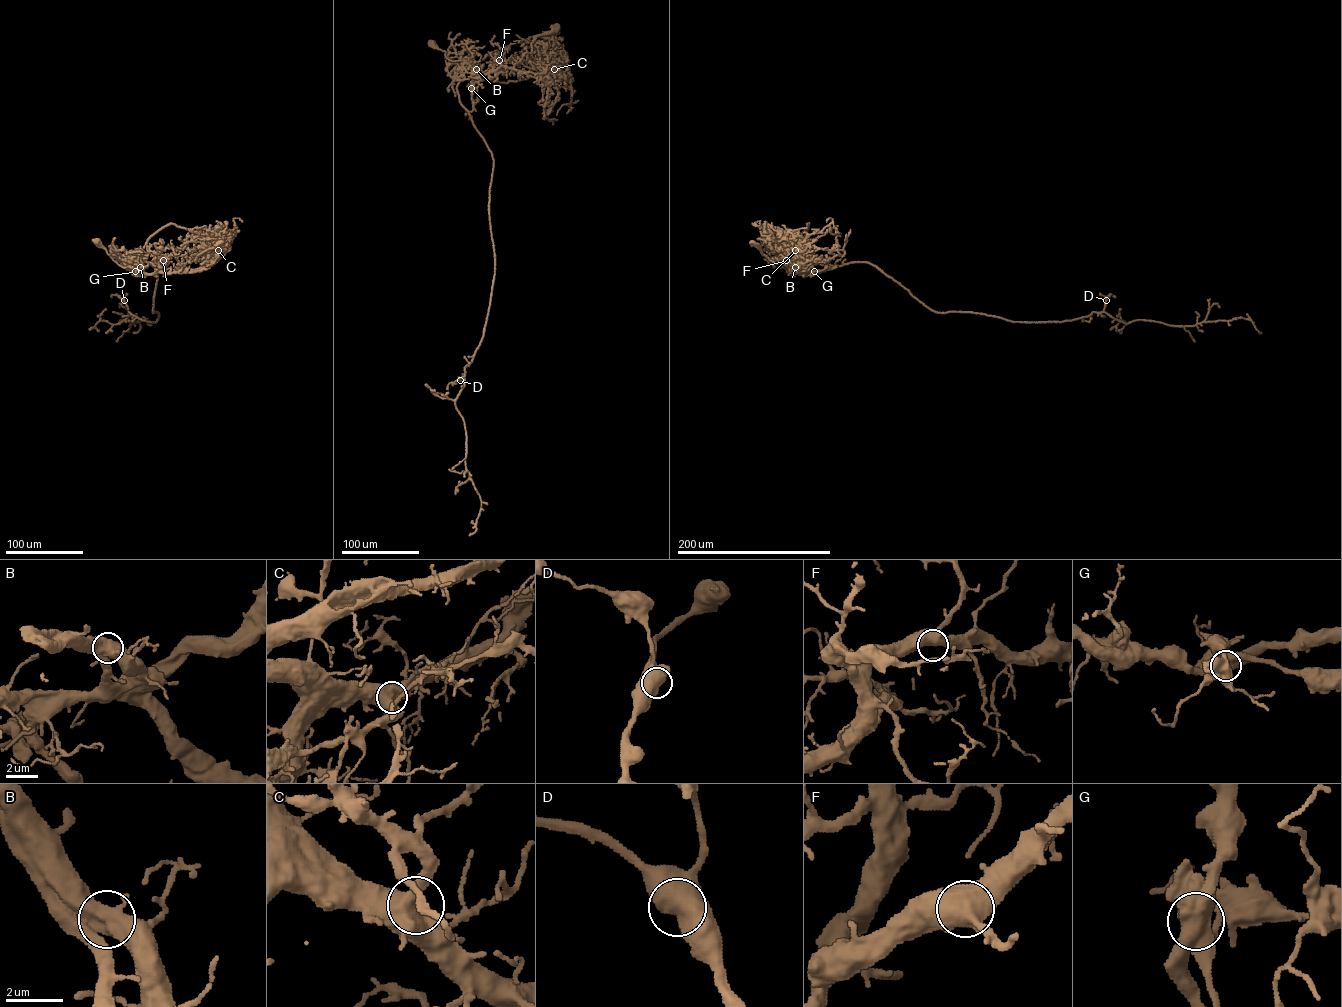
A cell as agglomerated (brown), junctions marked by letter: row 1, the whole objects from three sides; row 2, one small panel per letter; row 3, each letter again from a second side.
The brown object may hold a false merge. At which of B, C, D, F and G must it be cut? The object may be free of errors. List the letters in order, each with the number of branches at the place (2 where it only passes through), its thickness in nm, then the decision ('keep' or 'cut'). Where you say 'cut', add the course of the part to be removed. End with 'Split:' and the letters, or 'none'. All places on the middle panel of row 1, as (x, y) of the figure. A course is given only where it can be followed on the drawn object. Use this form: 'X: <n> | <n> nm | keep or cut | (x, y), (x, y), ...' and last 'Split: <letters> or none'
B: 3 | 700 nm | keep
C: 2 | 700 nm | keep
D: 3 | 750 nm | keep
F: 3 | 700 nm | keep
G: 3 | 650 nm | cut | (471, 88), (468, 64), (507, 83), (542, 62), (558, 92), (545, 117), (553, 124)
Split: G

